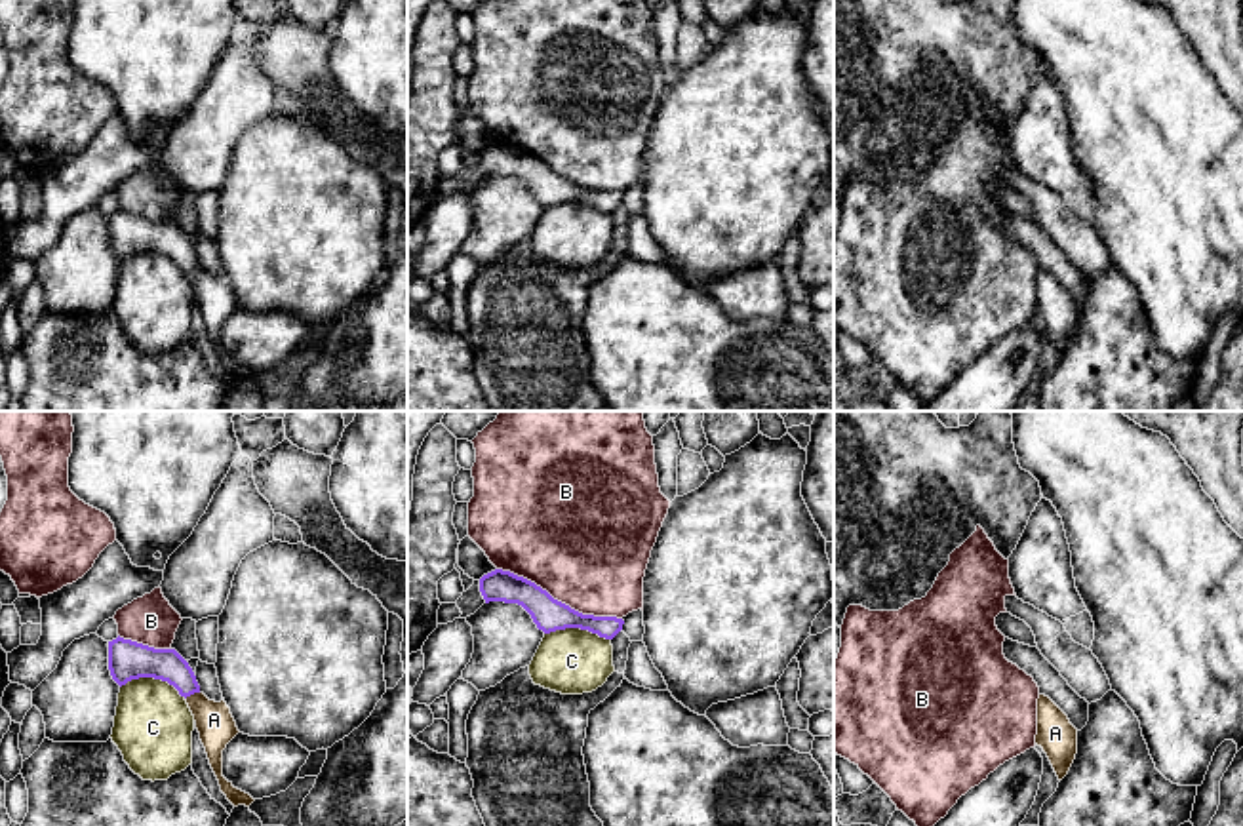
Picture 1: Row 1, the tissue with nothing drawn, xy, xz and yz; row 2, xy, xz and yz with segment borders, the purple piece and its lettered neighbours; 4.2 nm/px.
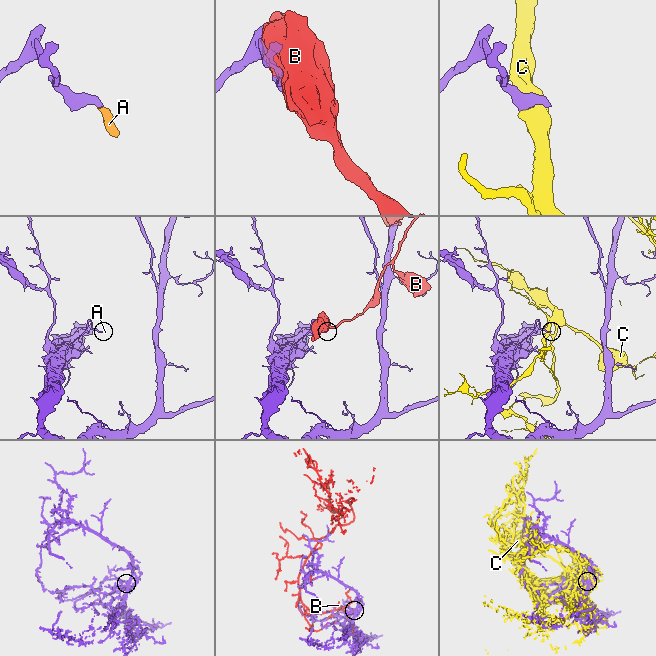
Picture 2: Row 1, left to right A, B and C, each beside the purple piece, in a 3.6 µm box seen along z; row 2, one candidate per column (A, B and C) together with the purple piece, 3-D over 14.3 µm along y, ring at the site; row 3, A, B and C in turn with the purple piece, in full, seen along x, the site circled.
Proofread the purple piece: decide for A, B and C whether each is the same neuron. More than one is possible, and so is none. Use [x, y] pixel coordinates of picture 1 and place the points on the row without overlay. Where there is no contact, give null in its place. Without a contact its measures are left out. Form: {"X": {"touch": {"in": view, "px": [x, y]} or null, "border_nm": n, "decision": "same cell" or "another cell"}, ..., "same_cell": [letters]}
{"A": {"touch": {"in": "xy", "px": [191, 267]}, "border_nm": 70, "decision": "same cell"}, "B": {"touch": {"in": "xz", "px": [560, 176]}, "border_nm": 550, "decision": "another cell"}, "C": {"touch": {"in": "xy", "px": [153, 250]}, "border_nm": 280, "decision": "another cell"}, "same_cell": ["A"]}

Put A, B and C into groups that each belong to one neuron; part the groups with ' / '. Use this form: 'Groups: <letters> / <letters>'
Groups: A / B / C

